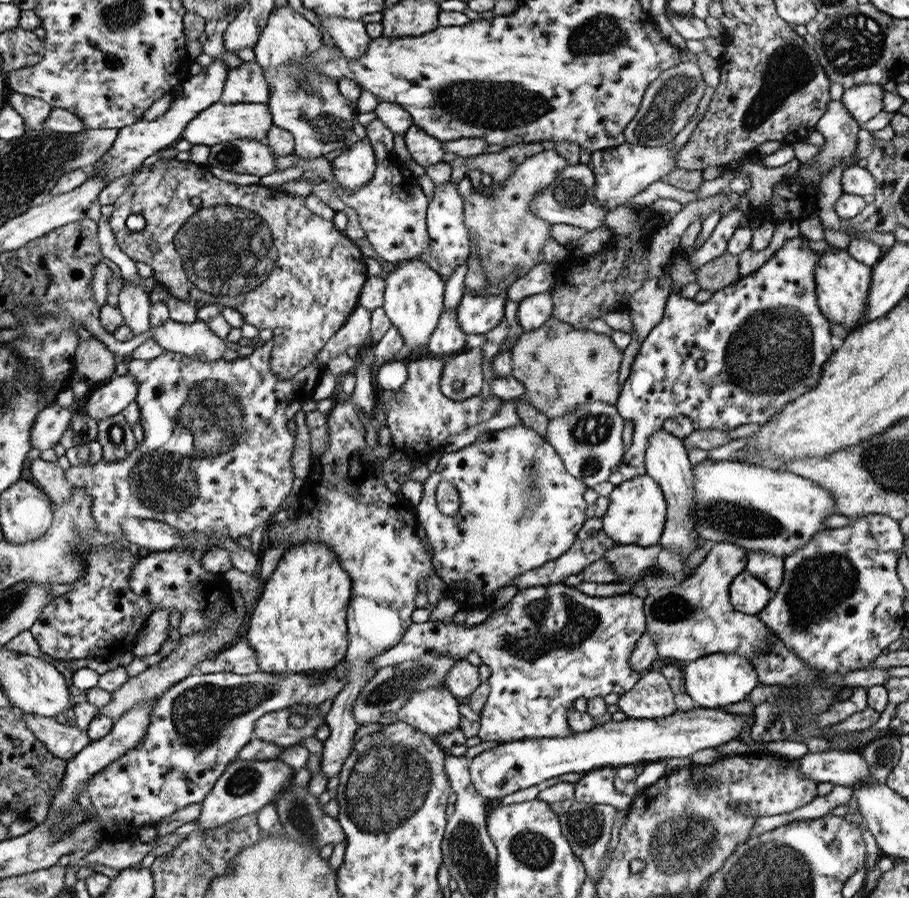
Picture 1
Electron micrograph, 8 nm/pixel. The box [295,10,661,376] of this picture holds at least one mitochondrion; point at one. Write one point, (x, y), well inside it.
(482, 104)

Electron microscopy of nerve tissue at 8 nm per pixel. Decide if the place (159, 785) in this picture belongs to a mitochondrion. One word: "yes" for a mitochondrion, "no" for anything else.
no

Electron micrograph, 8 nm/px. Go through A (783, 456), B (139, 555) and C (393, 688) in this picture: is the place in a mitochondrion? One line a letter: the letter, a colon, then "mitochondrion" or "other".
A: other
B: other
C: mitochondrion

